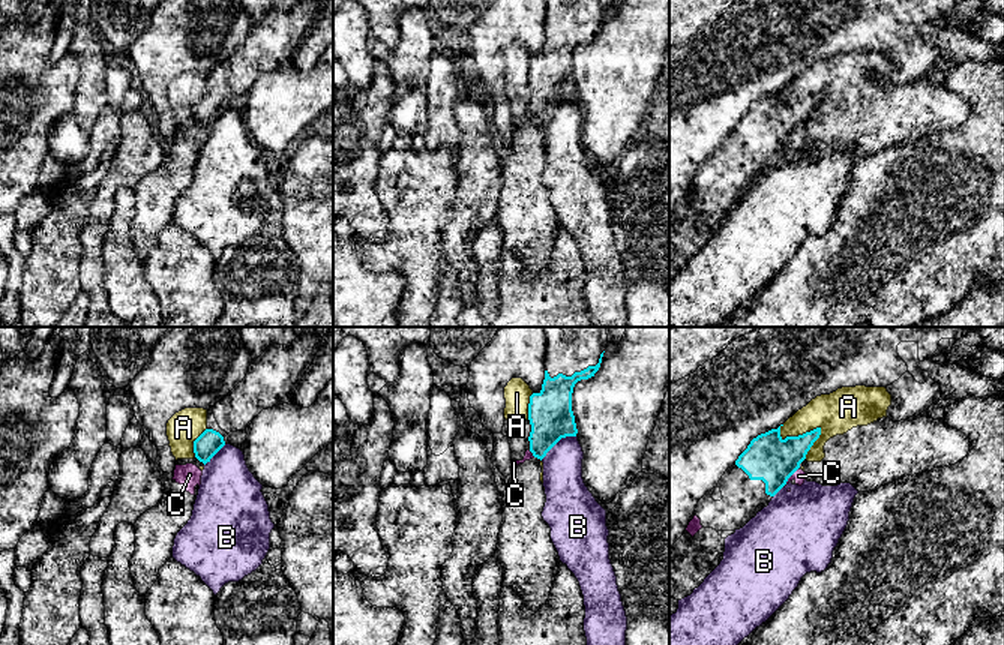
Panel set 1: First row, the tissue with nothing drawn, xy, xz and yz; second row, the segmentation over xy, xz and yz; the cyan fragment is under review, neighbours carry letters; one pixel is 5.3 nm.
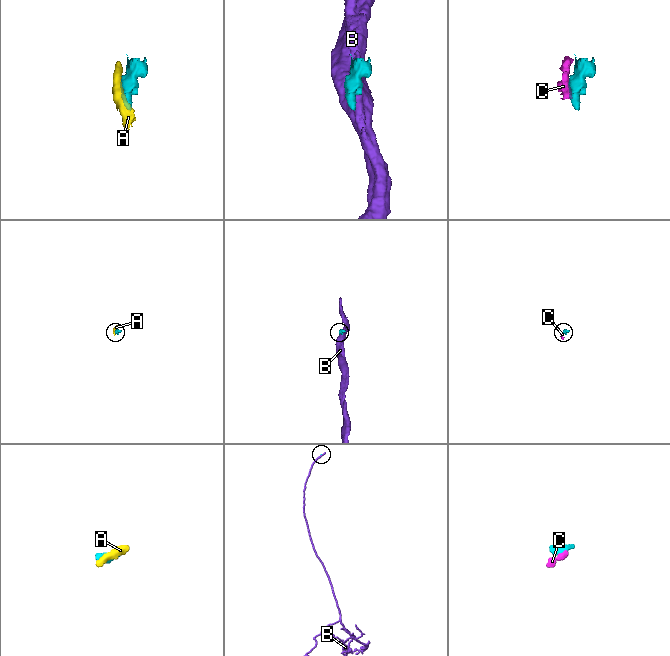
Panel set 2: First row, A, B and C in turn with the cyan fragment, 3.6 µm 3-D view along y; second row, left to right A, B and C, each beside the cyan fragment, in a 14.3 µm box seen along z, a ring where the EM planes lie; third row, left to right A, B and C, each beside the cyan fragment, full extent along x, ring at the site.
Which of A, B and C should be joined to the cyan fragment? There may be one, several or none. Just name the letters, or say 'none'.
none

